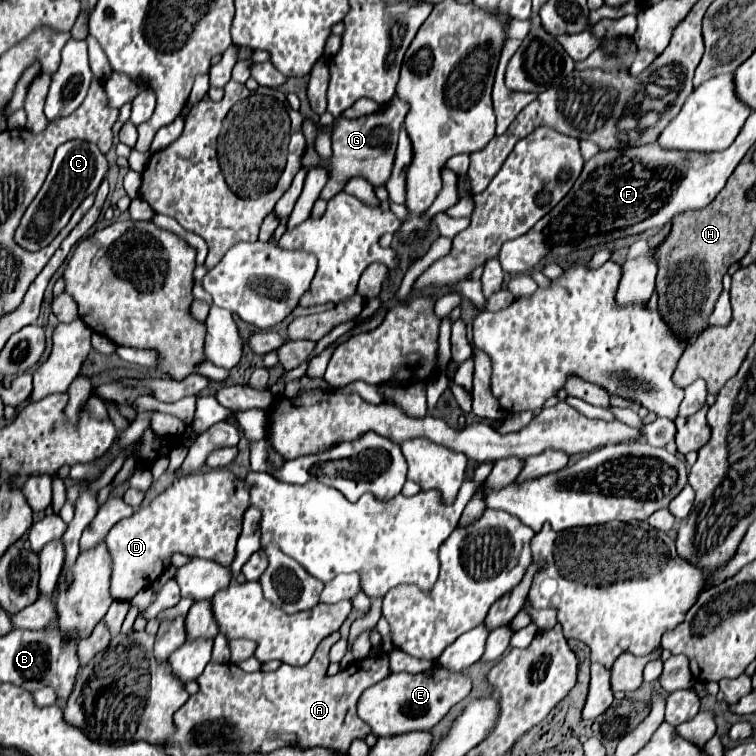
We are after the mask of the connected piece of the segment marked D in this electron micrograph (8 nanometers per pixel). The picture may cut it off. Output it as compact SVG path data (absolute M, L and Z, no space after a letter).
M204 470L174 480L146 508L120 520L106 536L112 558L110 594L114 600L130 600L168 568L172 552L232 564L236 540L242 530L242 516L248 508L248 486L230 470Z

